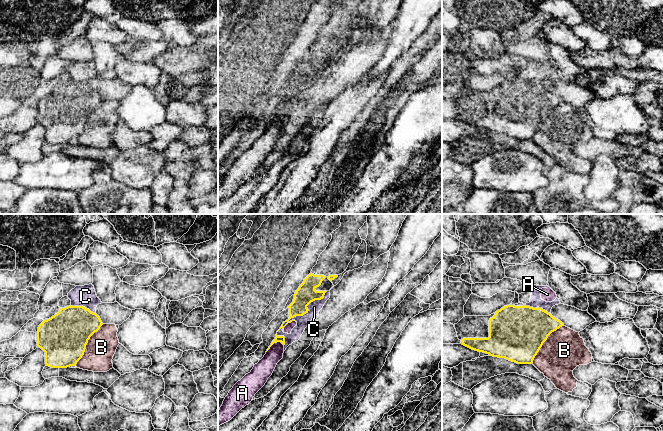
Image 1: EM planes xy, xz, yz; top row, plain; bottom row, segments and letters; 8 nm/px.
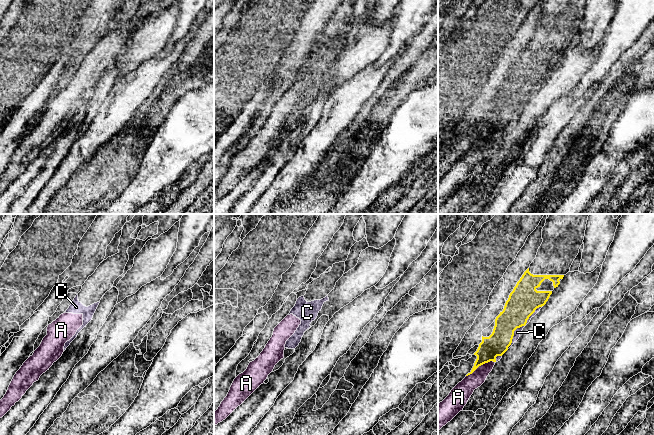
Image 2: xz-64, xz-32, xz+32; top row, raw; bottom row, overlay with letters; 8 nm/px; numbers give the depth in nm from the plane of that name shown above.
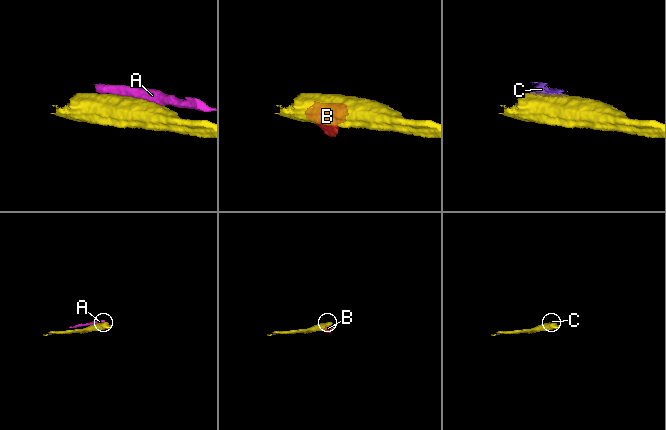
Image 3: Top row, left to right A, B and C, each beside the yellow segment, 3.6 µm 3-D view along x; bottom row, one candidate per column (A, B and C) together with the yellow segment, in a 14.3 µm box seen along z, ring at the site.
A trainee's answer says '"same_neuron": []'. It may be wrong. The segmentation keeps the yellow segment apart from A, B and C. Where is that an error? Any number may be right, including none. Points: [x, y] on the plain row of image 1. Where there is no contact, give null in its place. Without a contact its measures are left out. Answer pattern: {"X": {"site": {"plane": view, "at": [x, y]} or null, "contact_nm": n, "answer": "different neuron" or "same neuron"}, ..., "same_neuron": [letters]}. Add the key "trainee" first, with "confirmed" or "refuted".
{"trainee": "confirmed", "A": {"site": {"plane": "xz", "at": [274, 118]}, "contact_nm": 160, "answer": "different neuron"}, "B": {"site": {"plane": "yz", "at": [544, 117]}, "contact_nm": 400, "answer": "different neuron"}, "C": {"site": {"plane": "xz", "at": [305, 89]}, "contact_nm": 550, "answer": "different neuron"}, "same_neuron": []}

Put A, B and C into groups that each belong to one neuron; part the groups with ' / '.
A C / B

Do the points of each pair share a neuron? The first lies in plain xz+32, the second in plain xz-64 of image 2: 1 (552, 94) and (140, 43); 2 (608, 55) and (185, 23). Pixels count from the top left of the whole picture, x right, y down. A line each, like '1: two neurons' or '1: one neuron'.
1: one neuron
2: one neuron

